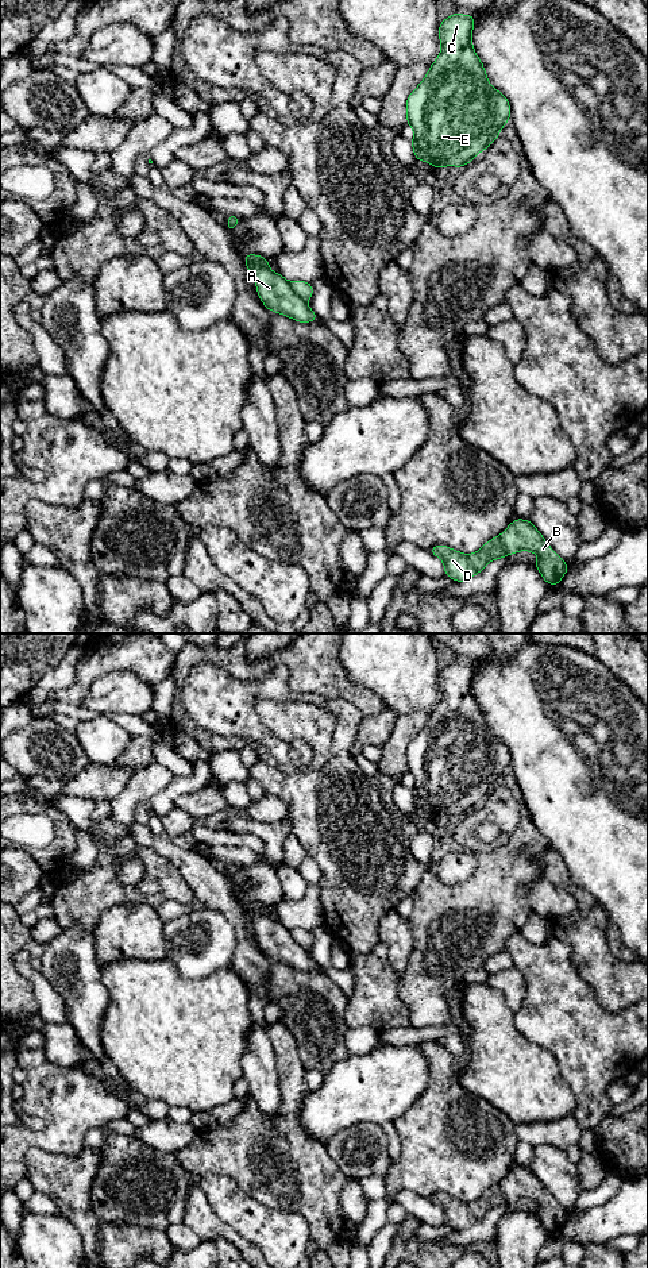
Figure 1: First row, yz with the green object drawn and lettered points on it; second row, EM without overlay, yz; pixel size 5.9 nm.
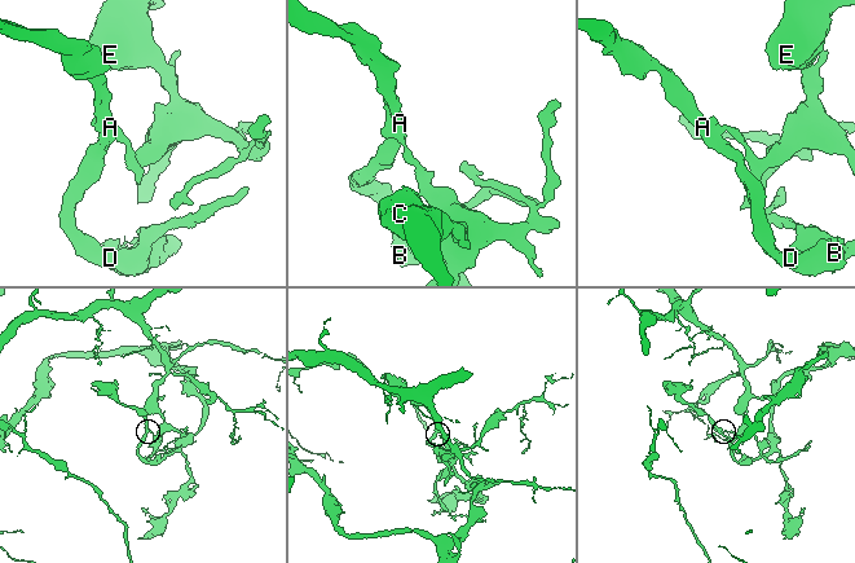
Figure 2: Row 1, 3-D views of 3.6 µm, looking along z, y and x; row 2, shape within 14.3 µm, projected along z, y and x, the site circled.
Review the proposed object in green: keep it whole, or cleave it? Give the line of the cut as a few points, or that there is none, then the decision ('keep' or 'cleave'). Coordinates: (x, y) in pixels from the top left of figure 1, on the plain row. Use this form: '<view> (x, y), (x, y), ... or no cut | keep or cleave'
yz (289, 931), (290, 936), (303, 948) | cleave

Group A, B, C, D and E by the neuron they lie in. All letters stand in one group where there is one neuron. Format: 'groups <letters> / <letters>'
groups A B D / C E

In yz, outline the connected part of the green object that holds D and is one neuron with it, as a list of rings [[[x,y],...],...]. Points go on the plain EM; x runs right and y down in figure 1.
[[[514,1167],[504,1182],[493,1186],[470,1203],[443,1192],[429,1196],[432,1203],[443,1209],[446,1223],[455,1230],[464,1230],[481,1221],[489,1210],[518,1199],[532,1199],[539,1203],[537,1210],[532,1214],[539,1217],[543,1227],[551,1234],[559,1233],[570,1218],[566,1209],[549,1195],[536,1175],[522,1167]]]

